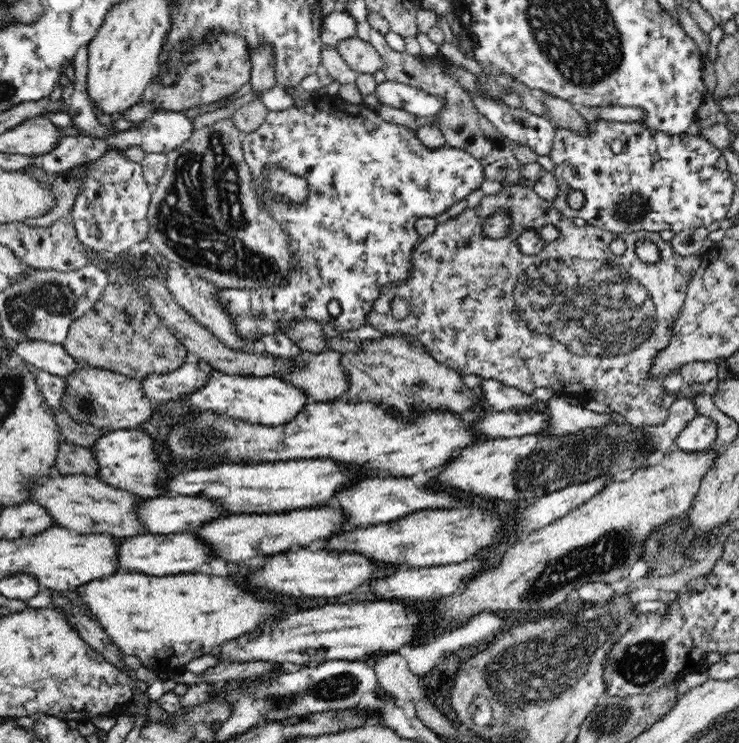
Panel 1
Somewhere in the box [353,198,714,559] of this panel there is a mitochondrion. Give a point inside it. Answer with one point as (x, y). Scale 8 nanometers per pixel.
(599, 310)

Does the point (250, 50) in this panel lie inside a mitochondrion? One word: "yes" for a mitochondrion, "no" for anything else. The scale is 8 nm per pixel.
no

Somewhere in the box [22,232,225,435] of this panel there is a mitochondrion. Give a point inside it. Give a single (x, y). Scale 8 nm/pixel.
(84, 404)

